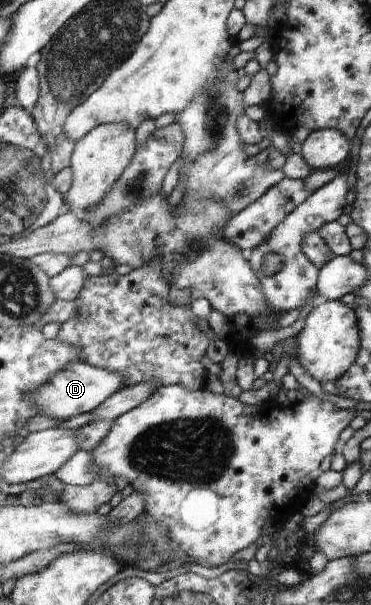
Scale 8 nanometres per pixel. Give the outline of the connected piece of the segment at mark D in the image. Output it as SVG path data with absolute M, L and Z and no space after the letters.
M83 361L71 362L66 368L59 370L45 386L39 388L35 402L37 402L39 414L64 421L95 410L101 402L105 402L121 387L123 387L123 376L119 376L117 372L109 372L107 369L97 368Z

